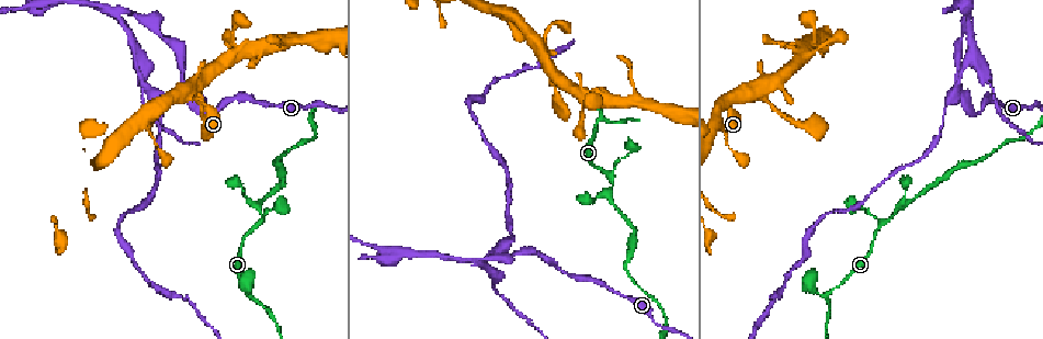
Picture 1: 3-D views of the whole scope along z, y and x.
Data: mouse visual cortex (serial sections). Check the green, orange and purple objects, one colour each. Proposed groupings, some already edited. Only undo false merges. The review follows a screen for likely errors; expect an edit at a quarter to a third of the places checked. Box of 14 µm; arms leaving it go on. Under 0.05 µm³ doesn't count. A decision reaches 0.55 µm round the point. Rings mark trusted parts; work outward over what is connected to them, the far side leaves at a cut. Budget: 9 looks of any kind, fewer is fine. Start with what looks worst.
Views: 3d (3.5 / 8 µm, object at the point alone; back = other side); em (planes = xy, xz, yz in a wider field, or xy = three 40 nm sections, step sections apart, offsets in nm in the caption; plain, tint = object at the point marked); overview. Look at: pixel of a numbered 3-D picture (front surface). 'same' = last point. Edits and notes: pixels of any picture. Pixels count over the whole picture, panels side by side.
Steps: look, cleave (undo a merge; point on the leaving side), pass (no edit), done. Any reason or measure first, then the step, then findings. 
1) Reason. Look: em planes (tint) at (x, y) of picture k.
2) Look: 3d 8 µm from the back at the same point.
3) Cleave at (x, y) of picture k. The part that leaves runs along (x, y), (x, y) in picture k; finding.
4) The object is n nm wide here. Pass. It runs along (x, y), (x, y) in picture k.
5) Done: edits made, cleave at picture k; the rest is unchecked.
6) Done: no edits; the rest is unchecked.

A narrow waist. Look: 3d 8 µm at (471, 260) of picture 1.

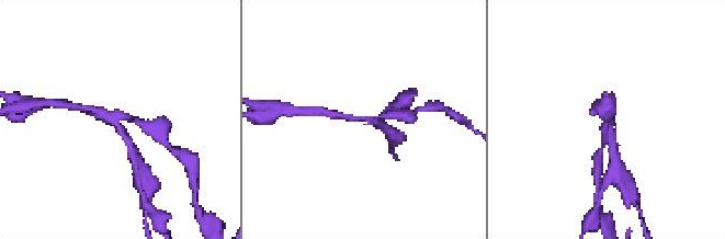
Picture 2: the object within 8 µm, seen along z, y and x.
3 arms meet here; the arms are 200, 200, 200 nm wide. Look: em xy step 1 (tint) at (118, 117) of picture 2.

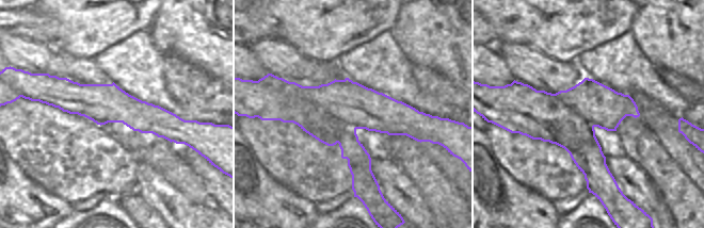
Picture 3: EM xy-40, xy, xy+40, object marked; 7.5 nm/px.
Cleave at (127, 139) of picture 2. The part that leaves runs along (116, 118), (135, 160) in picture 2; a second cell is stuck on.

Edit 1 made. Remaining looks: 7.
Three-way junction. Look: 3d 3.5 µm at (602, 117) of picture 1.

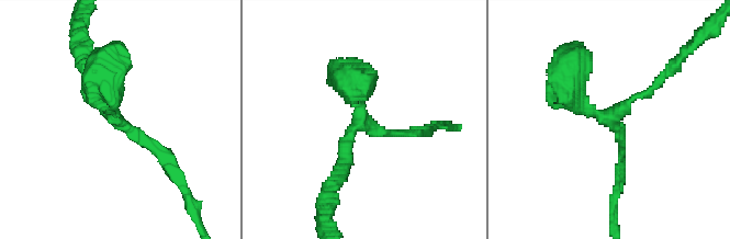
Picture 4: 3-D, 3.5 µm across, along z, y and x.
3 arms meet here; the arms are 150, 150, 400 nm wide. Look: em xy step 3 (tint) at (111, 119) of picture 4.

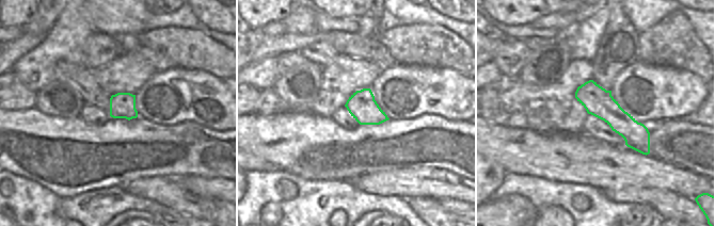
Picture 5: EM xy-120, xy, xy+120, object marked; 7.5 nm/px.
Pass. It runs along (335, 175), (359, 125), (352, 80) in picture 4; all the same cell.

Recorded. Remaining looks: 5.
Three-way junction. Look: 3d 3.5 µm at (256, 224) of picture 1.

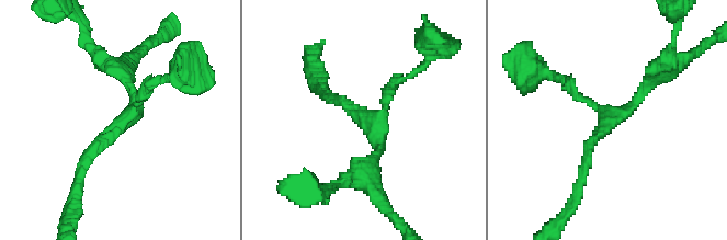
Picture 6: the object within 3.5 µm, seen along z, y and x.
3 arms meet here; the arms are 150, 150, 150 nm wide. Look: em xy step 5 (tint) at (608, 121) of picture 6.

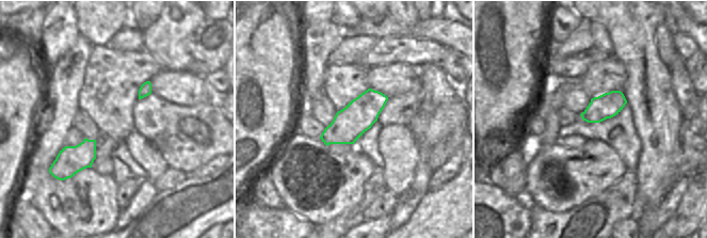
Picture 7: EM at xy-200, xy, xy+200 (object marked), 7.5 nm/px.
Pass. It runs along (582, 174), (593, 140), (658, 73) in picture 6; one cell here.

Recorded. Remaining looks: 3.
Thick turns thin. Look: 3d 8 µm at (753, 98) of picture 1.

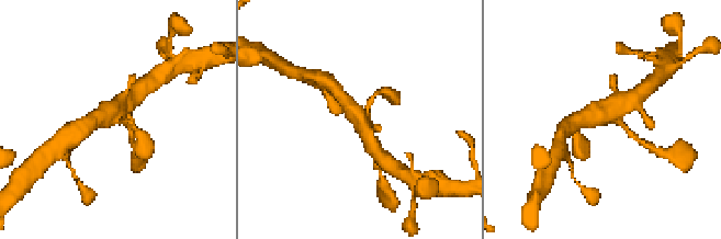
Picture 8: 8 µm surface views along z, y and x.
Now the EM. Look: em planes (tint) at (606, 119) of picture 8.

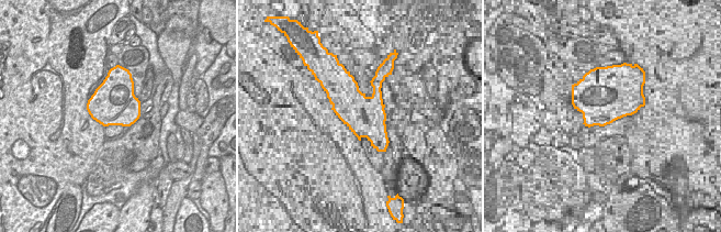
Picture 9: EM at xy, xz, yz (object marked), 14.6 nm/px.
The object is 650 nm wide here. Pass. It runs along (586, 121), (603, 121), (637, 99) in picture 8; one cell here.

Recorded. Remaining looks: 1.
Done: edits made, cleave at picture 2; the rest is unchecked.

